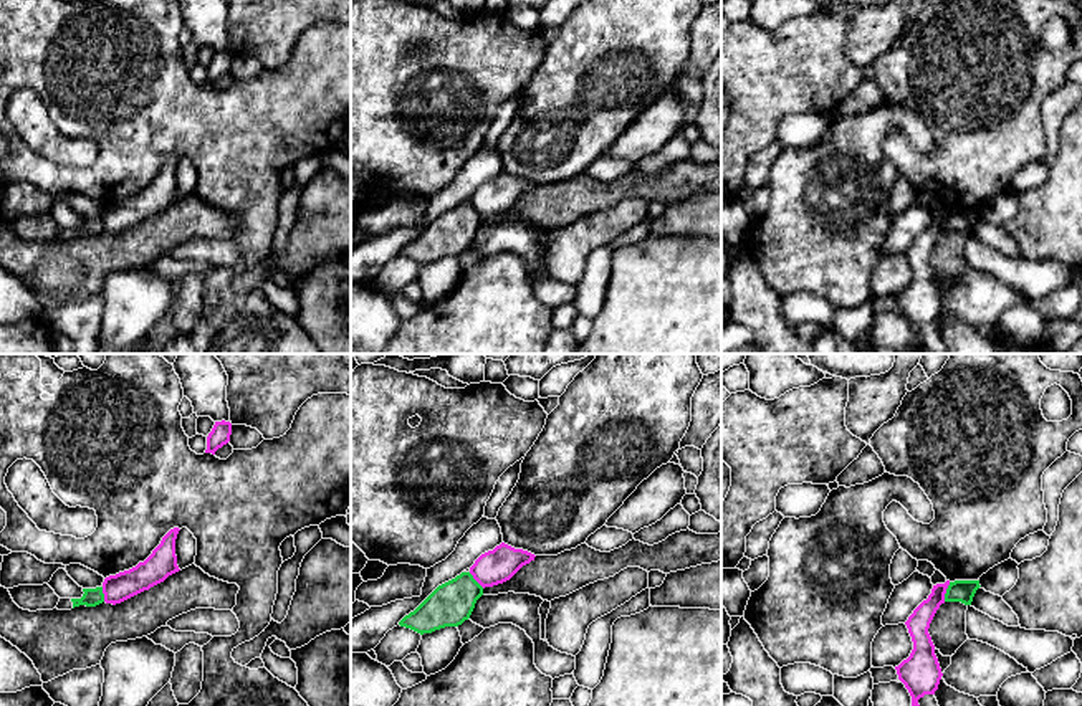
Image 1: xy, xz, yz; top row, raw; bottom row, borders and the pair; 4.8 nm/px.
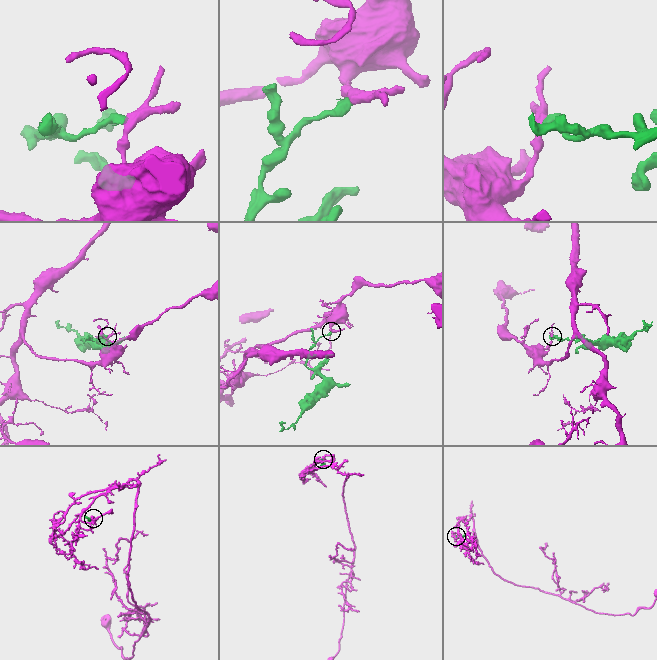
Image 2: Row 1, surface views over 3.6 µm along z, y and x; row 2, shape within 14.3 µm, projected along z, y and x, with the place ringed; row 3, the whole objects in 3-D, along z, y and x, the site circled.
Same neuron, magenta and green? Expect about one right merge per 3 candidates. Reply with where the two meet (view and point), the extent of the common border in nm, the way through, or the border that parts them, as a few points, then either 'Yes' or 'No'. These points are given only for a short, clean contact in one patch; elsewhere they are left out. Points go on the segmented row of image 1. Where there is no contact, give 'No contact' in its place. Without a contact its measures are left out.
Touches magenta at yz (945, 592). Shared border 100 nm. Boundary: yz (950, 582), (943, 601). No

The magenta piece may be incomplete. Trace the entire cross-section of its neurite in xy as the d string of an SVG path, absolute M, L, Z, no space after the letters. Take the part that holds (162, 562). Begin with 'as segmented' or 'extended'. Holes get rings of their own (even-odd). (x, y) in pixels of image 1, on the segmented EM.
as segmented | M179 527L170 529L144 562L139 562L129 570L106 577L103 582L104 602L113 605L121 603L179 572L180 569L175 556L179 531Z

